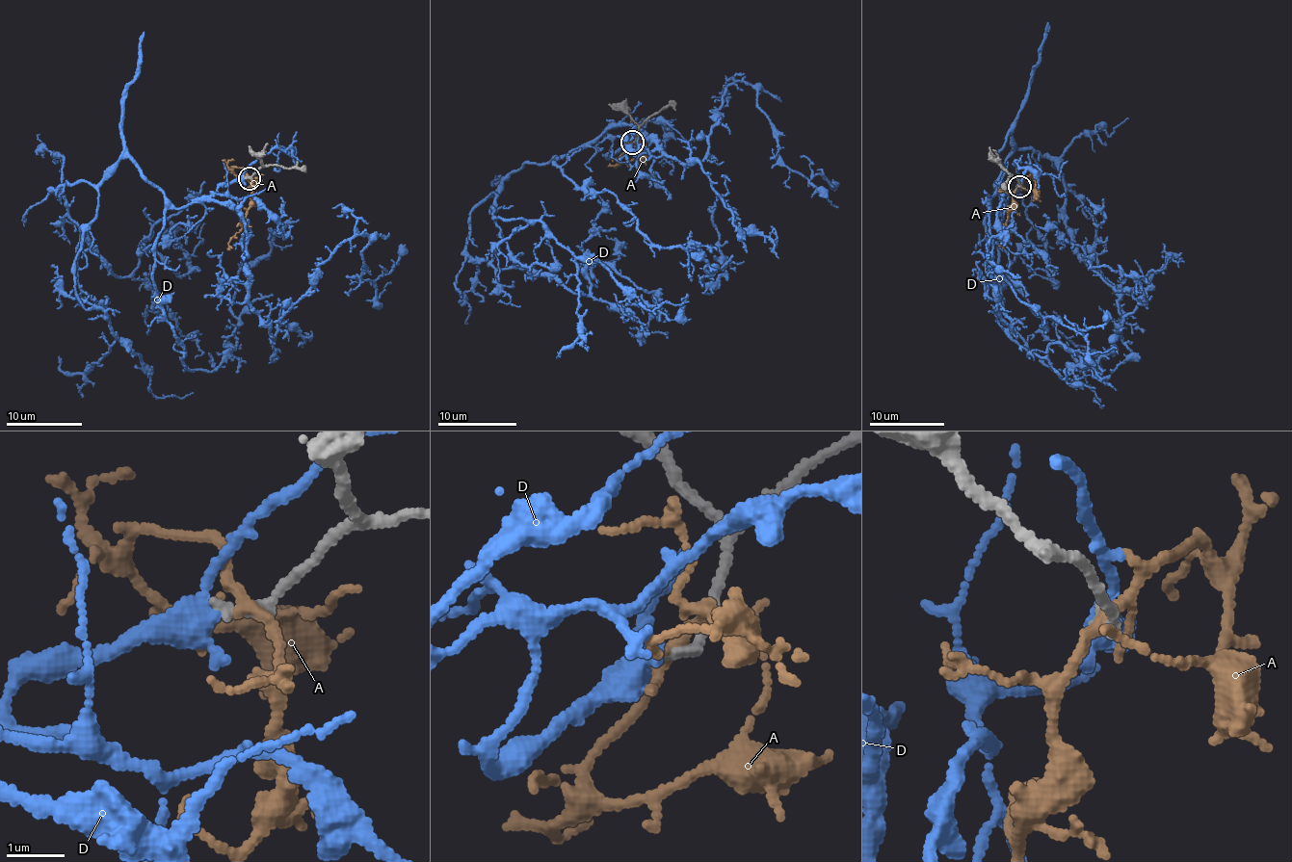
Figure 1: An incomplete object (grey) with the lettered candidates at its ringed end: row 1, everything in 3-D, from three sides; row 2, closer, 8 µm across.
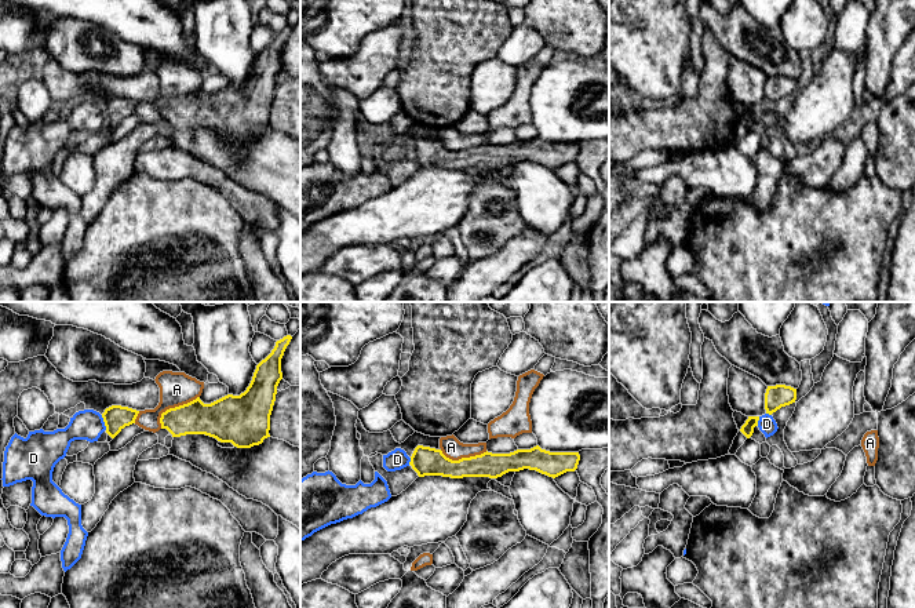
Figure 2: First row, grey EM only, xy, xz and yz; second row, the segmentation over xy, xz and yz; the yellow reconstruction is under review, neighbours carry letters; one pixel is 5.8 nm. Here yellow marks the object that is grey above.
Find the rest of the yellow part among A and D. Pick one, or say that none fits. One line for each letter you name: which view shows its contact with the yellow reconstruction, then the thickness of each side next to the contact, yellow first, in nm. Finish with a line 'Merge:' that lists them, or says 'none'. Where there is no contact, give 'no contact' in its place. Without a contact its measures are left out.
Merge: none

